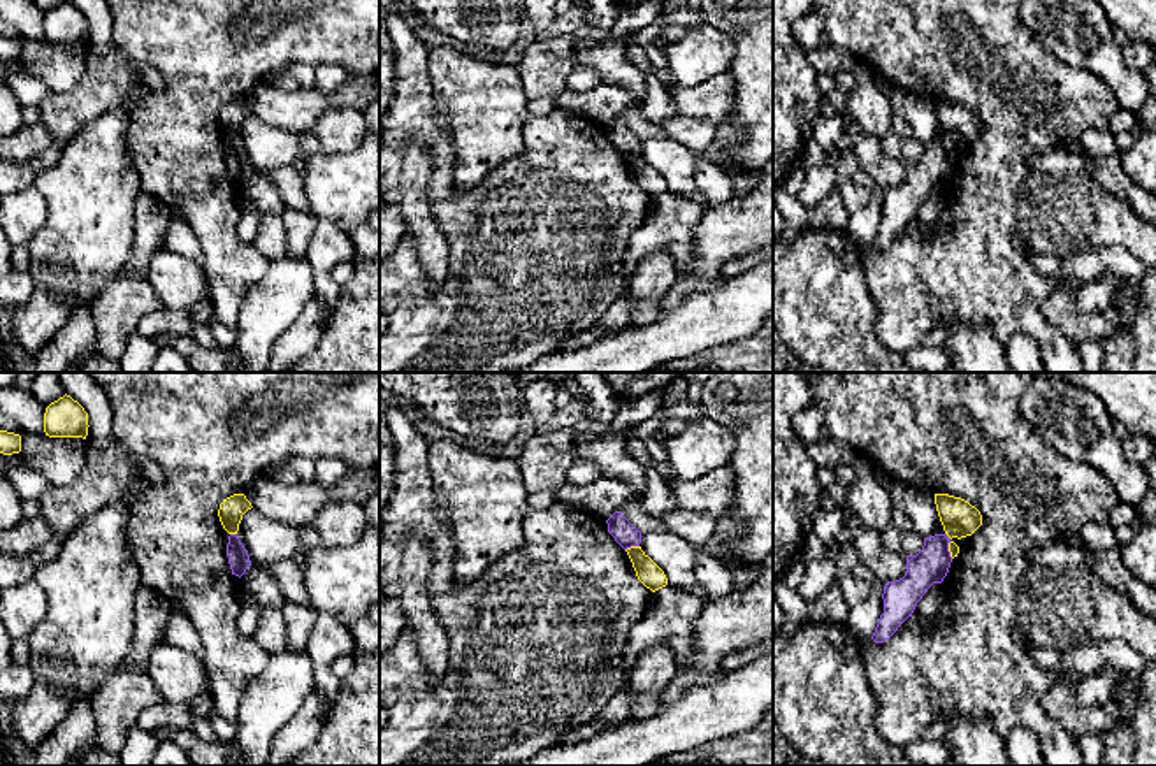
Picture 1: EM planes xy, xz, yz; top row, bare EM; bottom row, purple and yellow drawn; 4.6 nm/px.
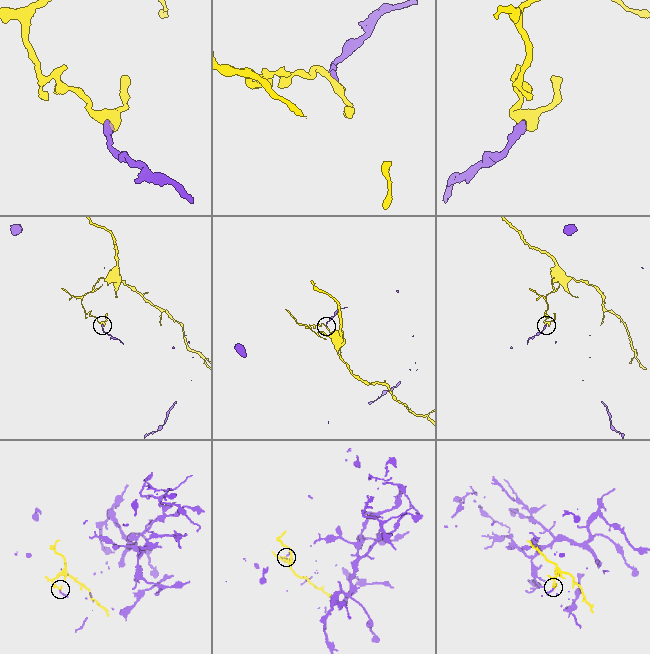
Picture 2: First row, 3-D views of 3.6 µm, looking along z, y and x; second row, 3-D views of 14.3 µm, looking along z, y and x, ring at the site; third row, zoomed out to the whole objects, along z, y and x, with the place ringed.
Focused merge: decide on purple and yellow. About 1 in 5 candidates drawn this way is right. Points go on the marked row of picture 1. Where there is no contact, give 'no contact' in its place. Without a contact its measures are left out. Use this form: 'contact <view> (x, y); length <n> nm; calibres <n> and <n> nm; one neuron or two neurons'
contact xz (631, 545); length 70 nm; calibres 110 and 110 nm; two neurons

